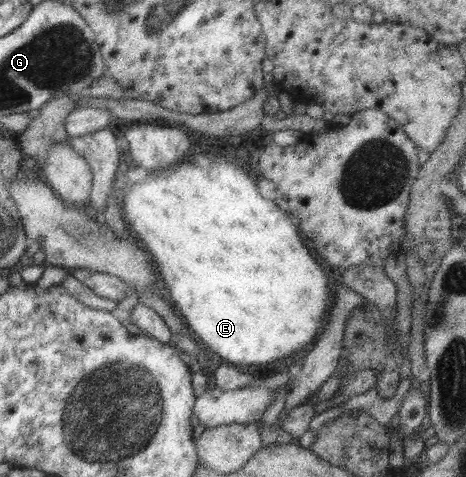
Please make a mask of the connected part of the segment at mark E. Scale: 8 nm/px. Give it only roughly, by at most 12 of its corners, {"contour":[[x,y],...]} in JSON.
{"contour":[[238,165],[128,182],[122,218],[229,365],[309,348],[329,270]]}

